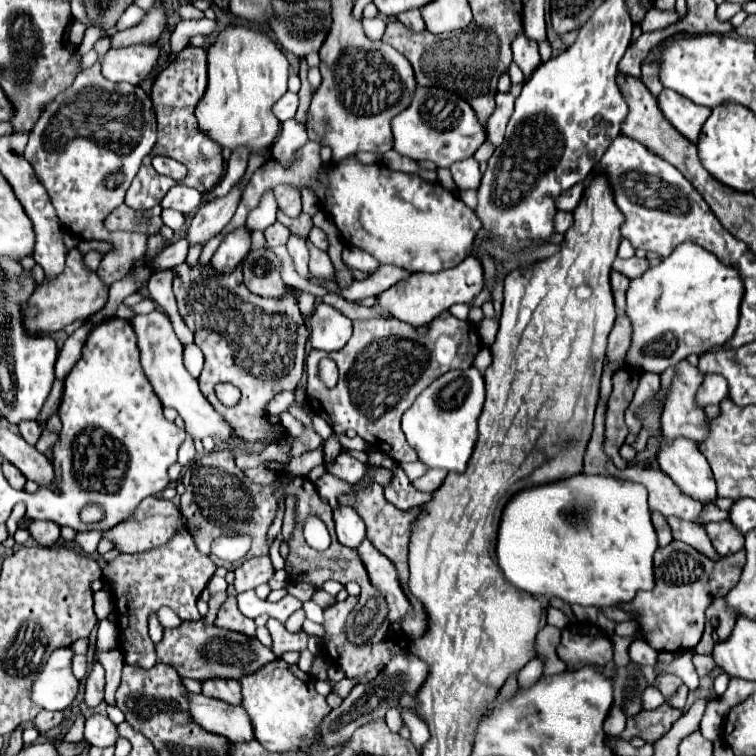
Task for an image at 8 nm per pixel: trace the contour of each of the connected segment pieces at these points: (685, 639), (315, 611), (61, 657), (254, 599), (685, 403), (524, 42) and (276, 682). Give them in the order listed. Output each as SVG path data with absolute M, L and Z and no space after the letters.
M672 540L666 548L658 548L654 554L656 586L650 592L640 592L628 604L620 604L626 612L640 614L640 626L646 634L646 642L658 652L678 652L694 648L704 632L704 612L716 596L726 596L734 584L738 584L740 570L744 568L746 552L740 550L718 562L712 562L704 554L698 554L692 546Z
M314 600L304 602L304 608L306 608L306 616L308 616L310 620L314 620L314 622L318 622L318 624L322 624L322 622L324 622L322 608L320 608L320 606L318 606Z
M58 648L32 684L32 700L44 710L66 710L78 694L78 678L72 674L72 648Z
M248 590L248 592L238 594L238 608L240 608L240 612L244 612L244 614L250 616L250 618L258 618L260 614L264 614L264 612L266 612L266 604L268 604L268 602L260 600L260 598L254 594L254 590Z
M682 360L674 370L676 374L662 412L664 436L684 436L694 442L704 442L708 436L708 418L704 410L694 404L694 396L704 382L704 374L688 360Z
M520 32L516 36L516 40L512 42L512 54L514 54L514 62L520 66L524 76L530 76L540 66L538 44L532 42L530 38L526 38L524 32Z
M278 658L252 676L240 680L244 708L252 718L256 740L270 752L310 752L320 742L320 722L332 710L326 698L314 690L314 678L302 674L302 680L290 666Z

